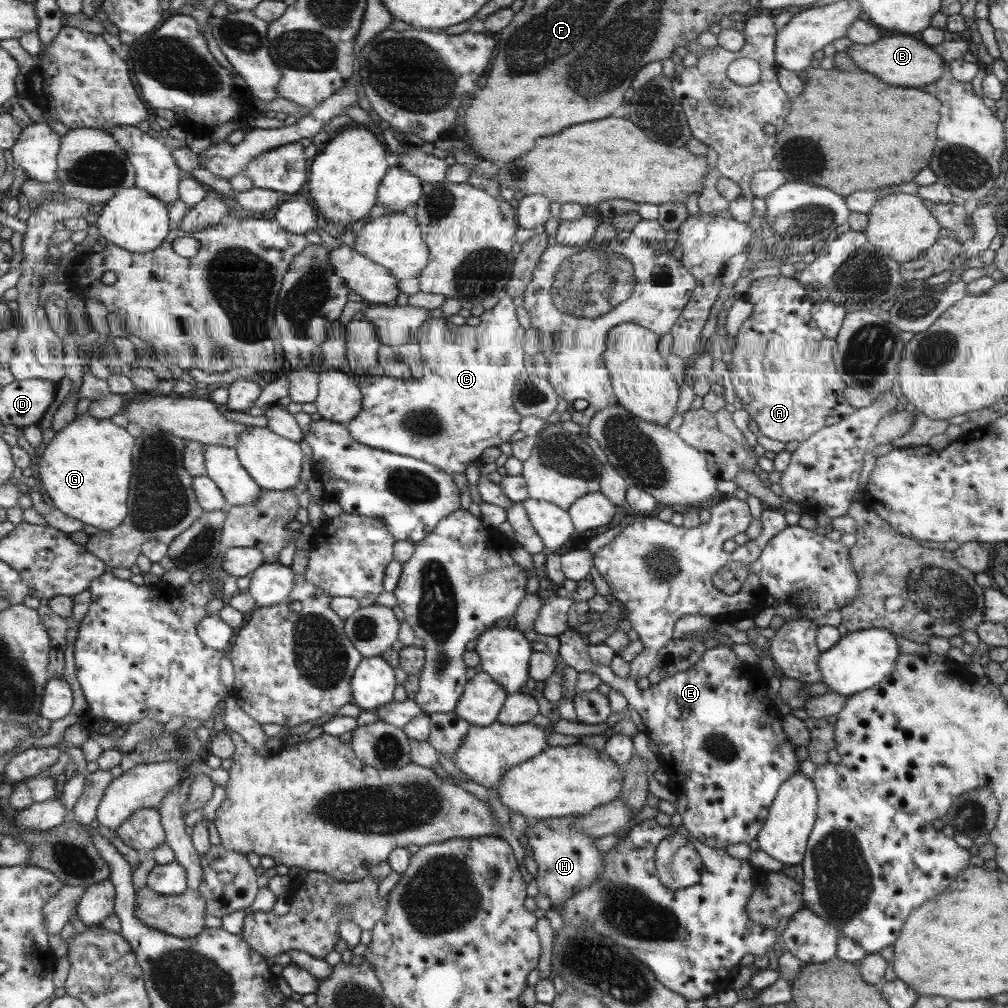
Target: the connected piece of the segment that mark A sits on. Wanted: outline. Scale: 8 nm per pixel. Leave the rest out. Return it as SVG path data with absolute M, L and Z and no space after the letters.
M769 276L753 283L744 297L752 301L752 311L734 337L728 375L742 409L755 422L761 434L793 446L850 415L854 408L848 406L841 395L841 380L833 361L833 350L837 345L834 339L824 337L815 324L811 316L813 301L803 286L794 277Z

